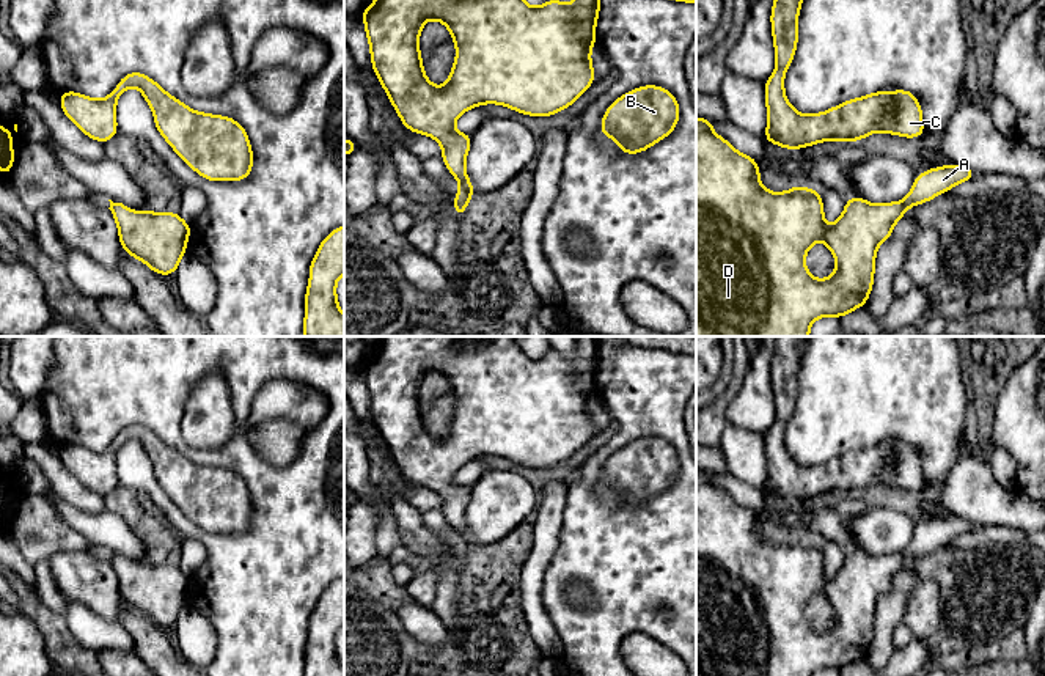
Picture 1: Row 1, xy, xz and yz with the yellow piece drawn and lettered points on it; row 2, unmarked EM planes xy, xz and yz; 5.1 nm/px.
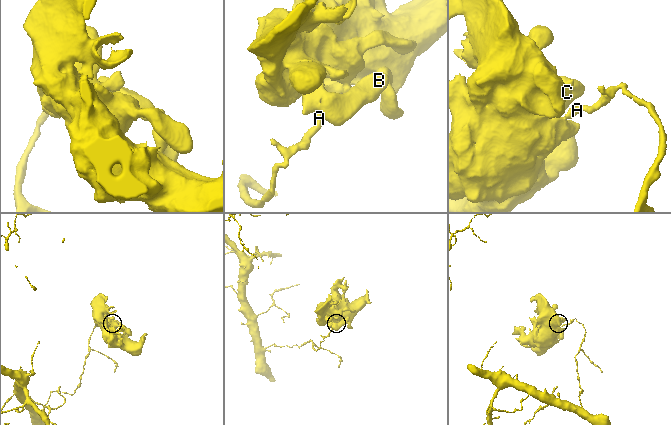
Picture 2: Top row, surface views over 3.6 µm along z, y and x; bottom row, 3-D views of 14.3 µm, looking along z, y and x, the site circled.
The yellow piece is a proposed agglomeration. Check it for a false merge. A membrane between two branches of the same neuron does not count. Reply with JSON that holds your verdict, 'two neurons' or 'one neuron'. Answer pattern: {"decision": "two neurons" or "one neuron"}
{"decision": "two neurons"}

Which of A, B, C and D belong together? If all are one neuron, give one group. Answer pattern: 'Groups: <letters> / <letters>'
Groups: A / B C D

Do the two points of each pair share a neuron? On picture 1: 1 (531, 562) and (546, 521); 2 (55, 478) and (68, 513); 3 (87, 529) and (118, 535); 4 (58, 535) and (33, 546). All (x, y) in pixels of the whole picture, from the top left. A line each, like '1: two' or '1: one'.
1: one
2: two
3: one
4: one

